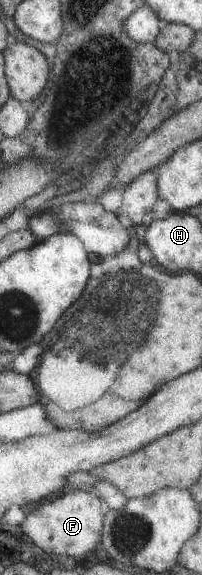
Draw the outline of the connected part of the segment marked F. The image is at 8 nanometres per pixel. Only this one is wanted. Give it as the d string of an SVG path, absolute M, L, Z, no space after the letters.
M97 480L90 491L74 490L39 505L23 519L21 531L29 537L33 547L43 552L80 559L99 545L103 515L109 509L121 509L126 501L127 498L114 485Z

